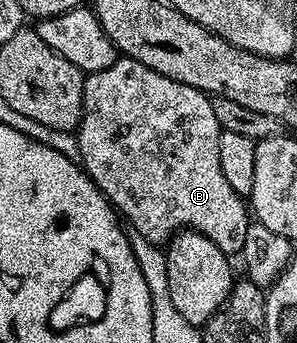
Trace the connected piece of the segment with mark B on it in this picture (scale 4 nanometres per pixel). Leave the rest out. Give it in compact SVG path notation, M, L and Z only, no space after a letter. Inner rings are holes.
M121 55L115 63L111 63L111 67L86 76L81 124L75 134L80 164L86 175L96 183L127 224L135 227L145 239L165 243L182 229L194 229L211 239L211 243L215 243L215 247L222 249L226 255L237 255L247 239L251 213L246 198L240 197L223 176L223 167L219 163L221 131L212 100L206 94Z

